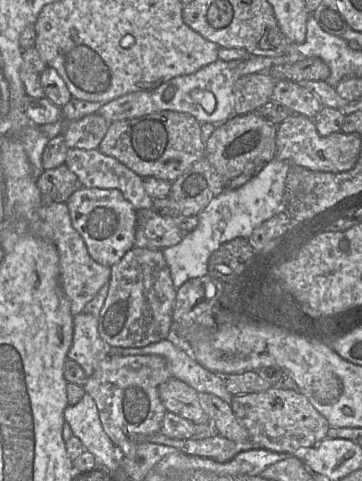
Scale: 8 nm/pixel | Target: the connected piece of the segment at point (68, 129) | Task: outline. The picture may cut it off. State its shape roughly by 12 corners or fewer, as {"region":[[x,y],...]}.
{"region":[[94,113],[67,122],[68,148],[97,149],[109,123]]}

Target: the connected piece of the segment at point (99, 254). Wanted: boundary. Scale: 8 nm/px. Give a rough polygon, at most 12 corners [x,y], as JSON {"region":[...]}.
{"region":[[117,189],[67,200],[90,257],[111,267],[134,247],[137,211]]}

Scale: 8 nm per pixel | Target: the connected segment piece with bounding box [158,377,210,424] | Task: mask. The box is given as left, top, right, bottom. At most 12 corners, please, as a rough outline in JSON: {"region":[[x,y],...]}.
{"region":[[170,378],[159,388],[168,412],[195,424],[210,421],[199,392]]}

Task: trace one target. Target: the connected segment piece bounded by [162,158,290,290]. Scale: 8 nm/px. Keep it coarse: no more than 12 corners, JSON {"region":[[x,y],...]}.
{"region":[[274,158],[162,250],[175,289],[208,274],[221,244],[282,208],[290,163]]}

